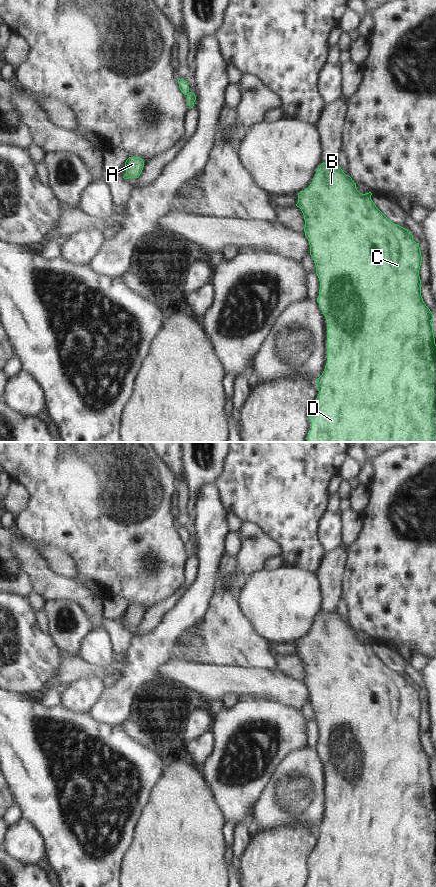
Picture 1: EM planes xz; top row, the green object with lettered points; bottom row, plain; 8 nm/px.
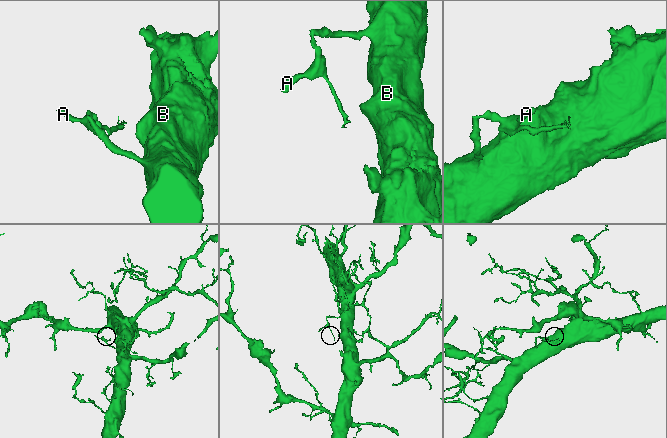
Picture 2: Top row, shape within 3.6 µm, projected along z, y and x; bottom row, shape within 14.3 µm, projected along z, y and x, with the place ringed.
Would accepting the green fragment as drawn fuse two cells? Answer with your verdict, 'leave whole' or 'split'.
split

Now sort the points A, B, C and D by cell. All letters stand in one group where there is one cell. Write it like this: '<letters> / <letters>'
A / B C D

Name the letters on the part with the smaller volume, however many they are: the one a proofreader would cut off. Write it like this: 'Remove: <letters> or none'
Remove: A

